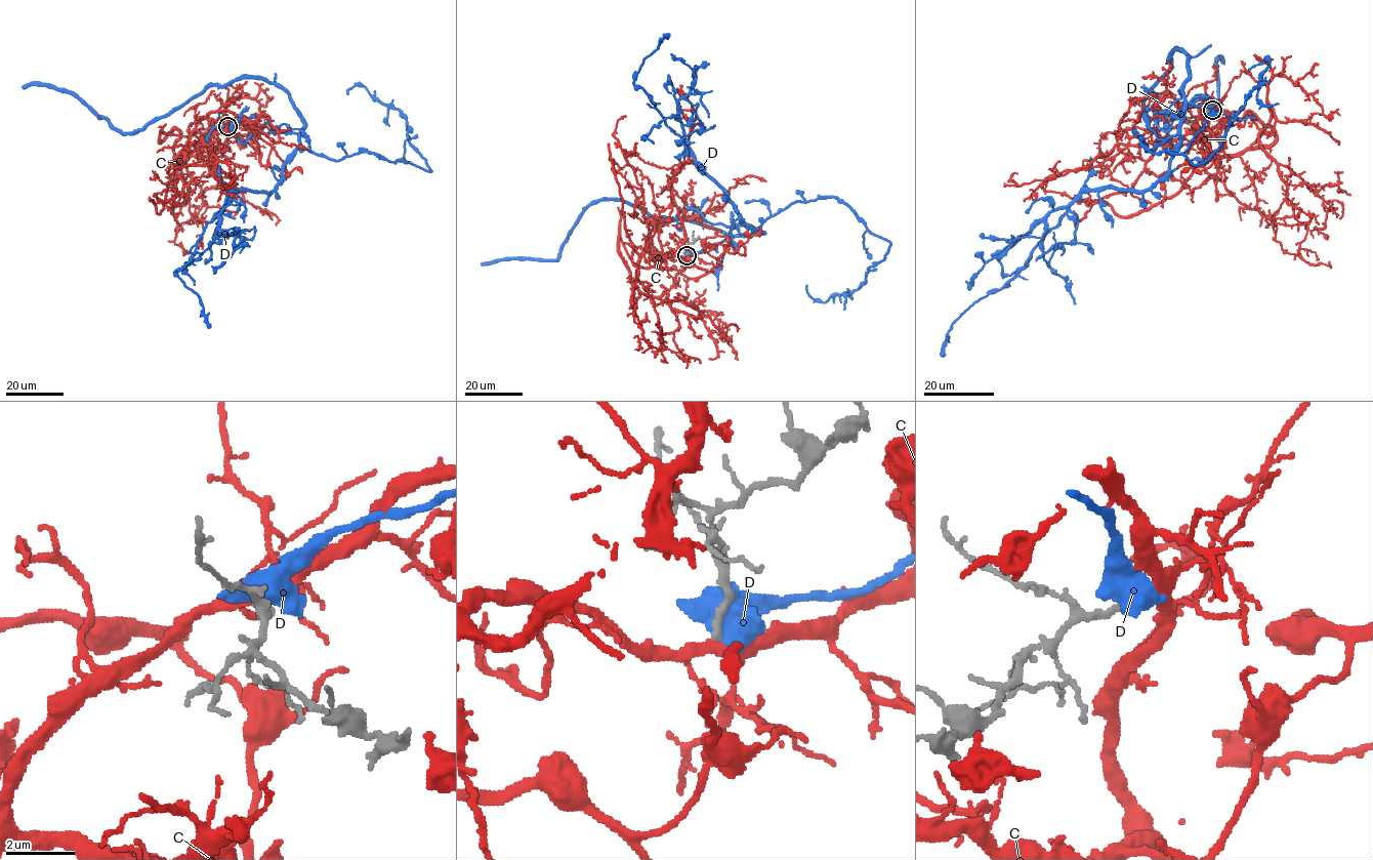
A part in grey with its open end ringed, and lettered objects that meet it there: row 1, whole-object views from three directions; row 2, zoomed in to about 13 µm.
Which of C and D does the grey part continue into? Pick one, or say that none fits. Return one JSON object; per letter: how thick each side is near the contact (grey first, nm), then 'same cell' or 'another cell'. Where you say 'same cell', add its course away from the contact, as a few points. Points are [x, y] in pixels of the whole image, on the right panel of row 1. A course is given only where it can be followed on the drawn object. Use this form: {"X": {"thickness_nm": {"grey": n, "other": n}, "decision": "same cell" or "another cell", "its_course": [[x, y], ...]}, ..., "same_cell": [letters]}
{"C": {"thickness_nm": {"grey": 200, "other": 320}, "decision": "same cell", "its_course": [[1213, 110], [1210, 134], [1203, 140], [1167, 90], [1157, 103], [1154, 95], [1136, 98], [1115, 131], [1122, 136]]}, "D": {"thickness_nm": {"grey": 240, "other": 500}, "decision": "another cell"}, "same_cell": ["C"]}

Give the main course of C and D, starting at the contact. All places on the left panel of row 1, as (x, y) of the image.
C: (227, 126), (204, 146), (188, 152), (193, 130), (218, 111), (254, 121), (265, 114), (279, 140), (307, 148)
D: (229, 126), (262, 114), (298, 133), (303, 119), (256, 78), (206, 86), (122, 133), (68, 92), (23, 88)

